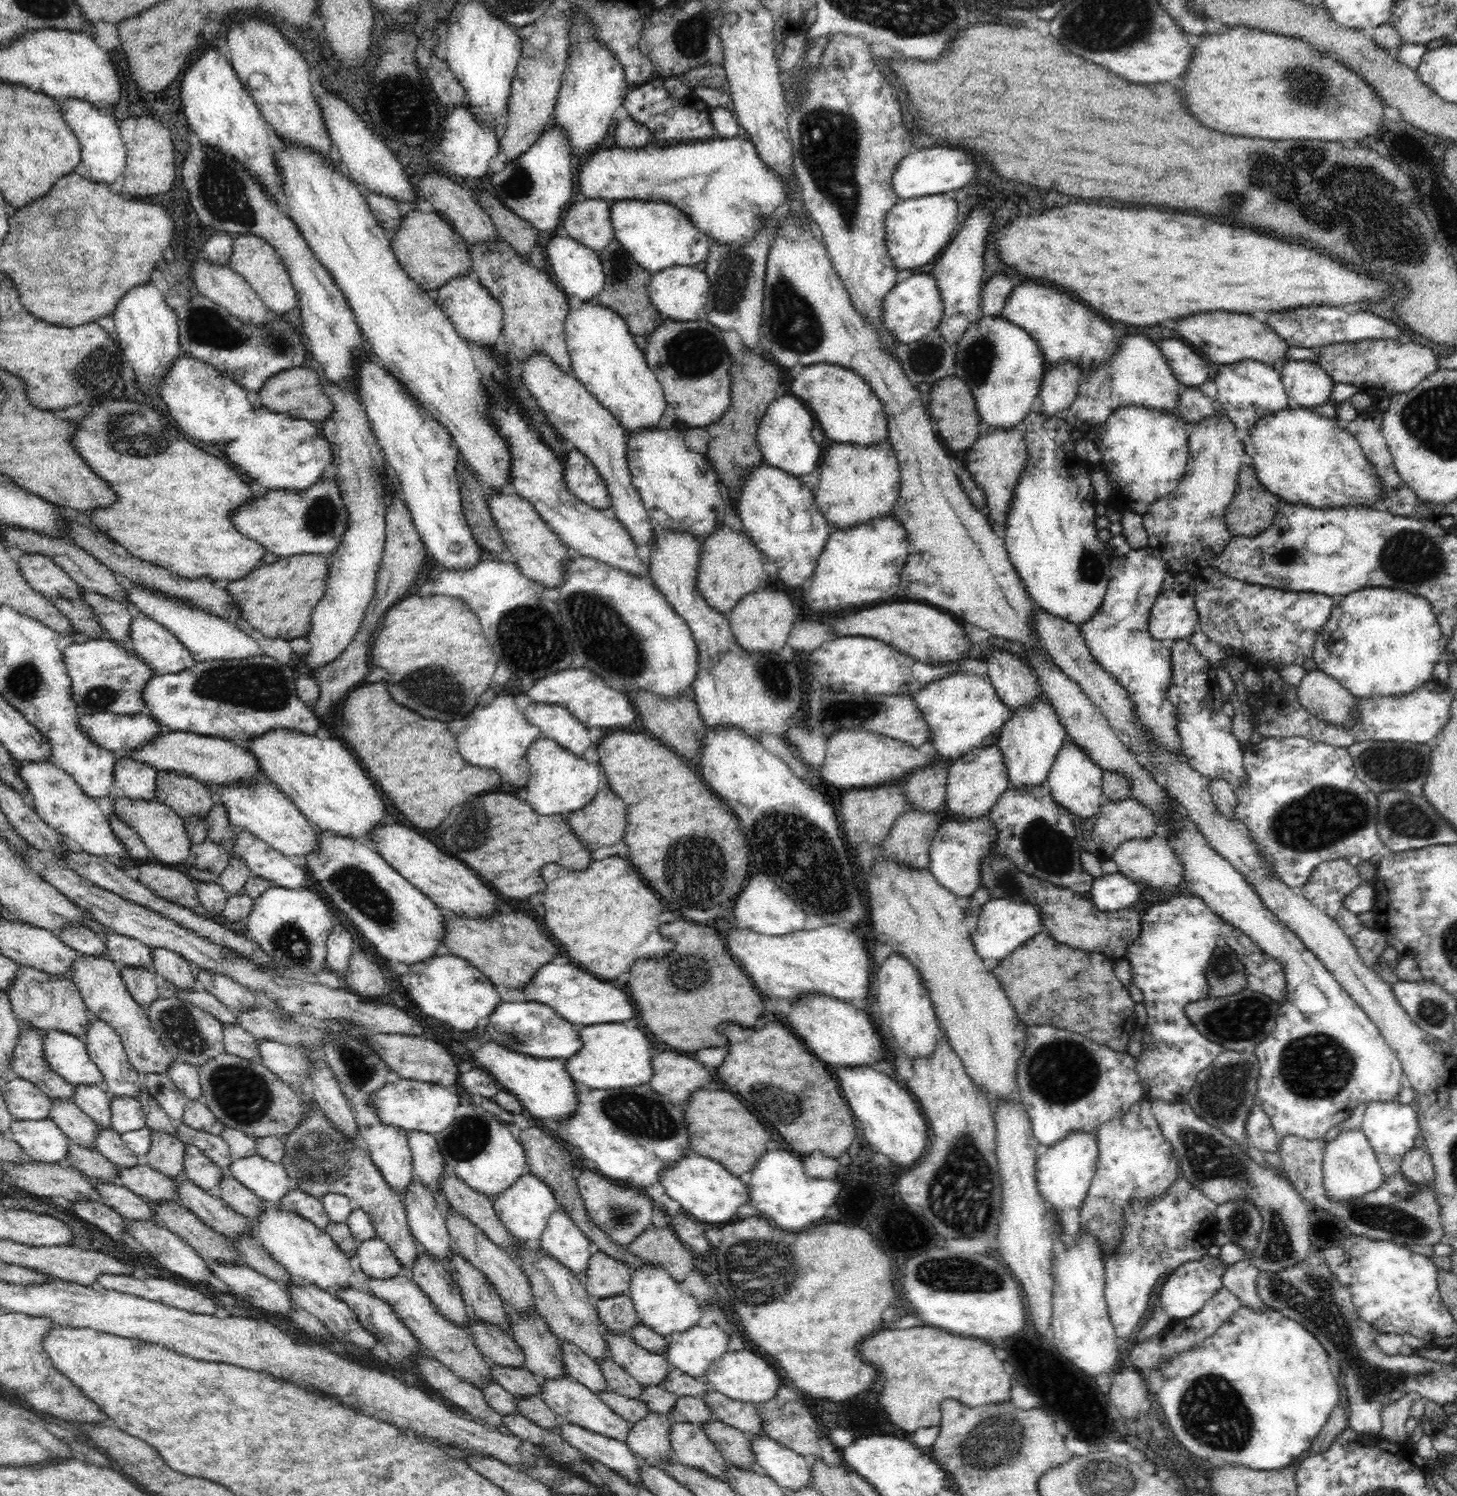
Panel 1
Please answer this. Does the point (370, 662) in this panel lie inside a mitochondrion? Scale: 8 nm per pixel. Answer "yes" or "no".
no

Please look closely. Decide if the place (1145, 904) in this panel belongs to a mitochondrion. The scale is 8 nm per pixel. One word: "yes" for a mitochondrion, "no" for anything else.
no

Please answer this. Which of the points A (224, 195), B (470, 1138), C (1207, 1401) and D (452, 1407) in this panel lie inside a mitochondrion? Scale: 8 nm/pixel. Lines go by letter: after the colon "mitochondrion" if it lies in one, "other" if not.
A: mitochondrion
B: mitochondrion
C: mitochondrion
D: other

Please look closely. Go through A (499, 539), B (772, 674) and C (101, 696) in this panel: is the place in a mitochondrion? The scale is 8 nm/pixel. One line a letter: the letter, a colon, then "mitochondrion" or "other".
A: other
B: mitochondrion
C: mitochondrion

